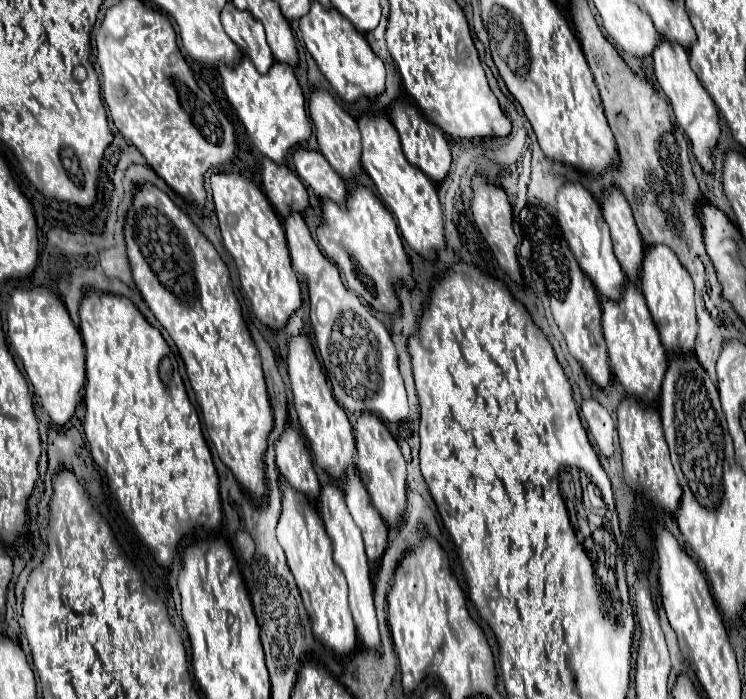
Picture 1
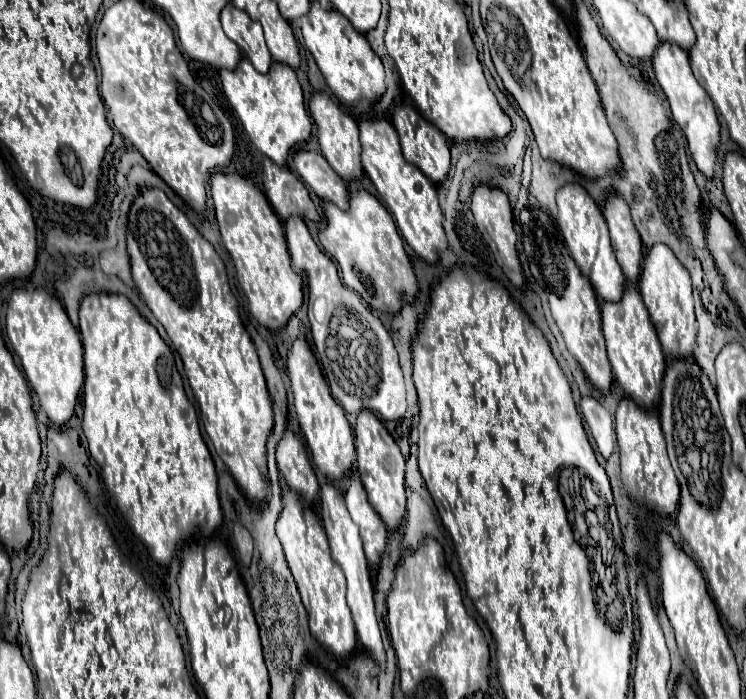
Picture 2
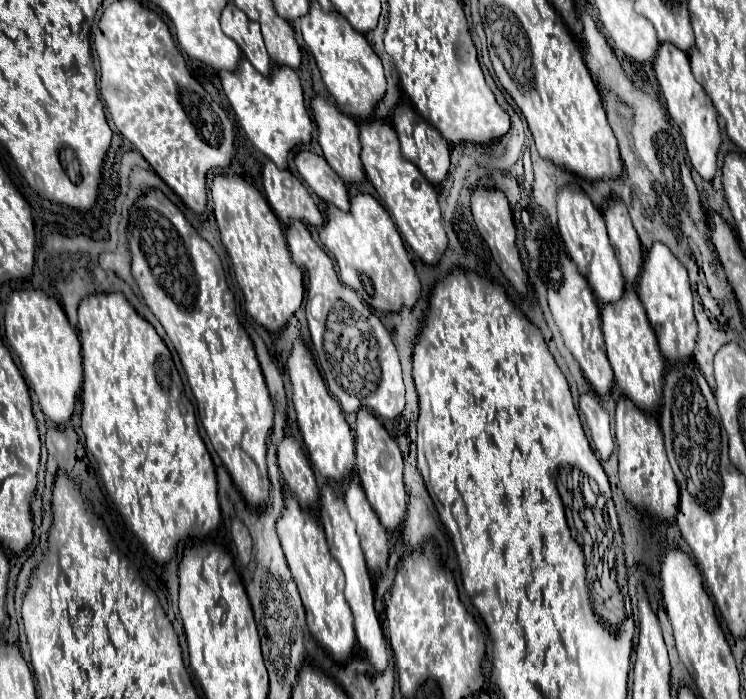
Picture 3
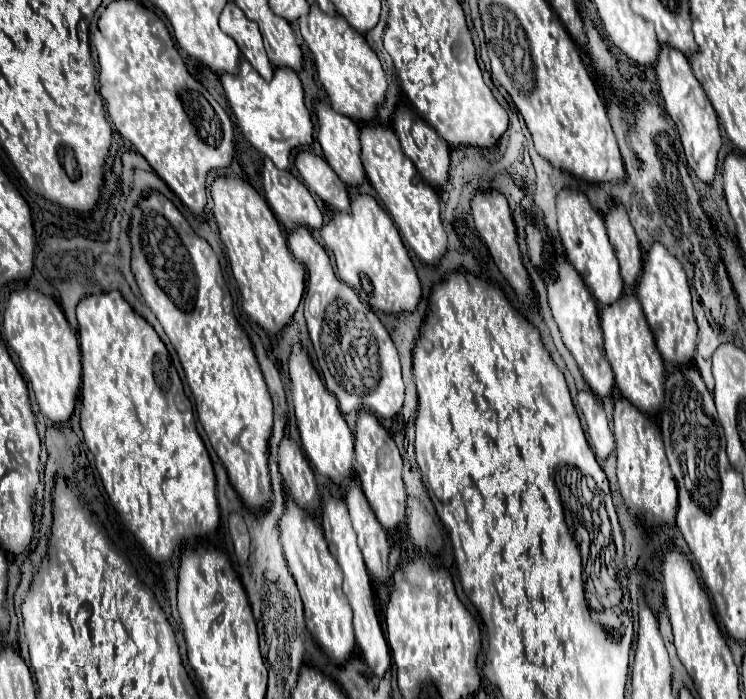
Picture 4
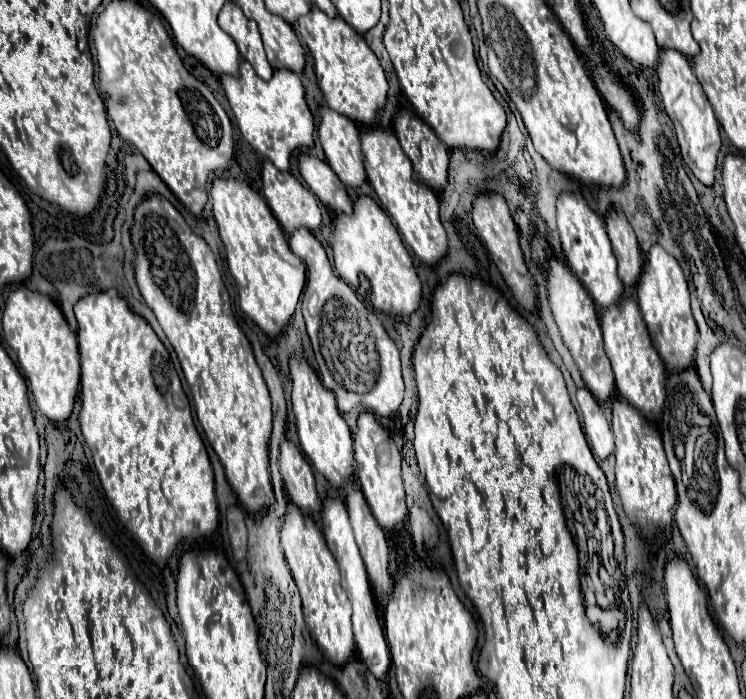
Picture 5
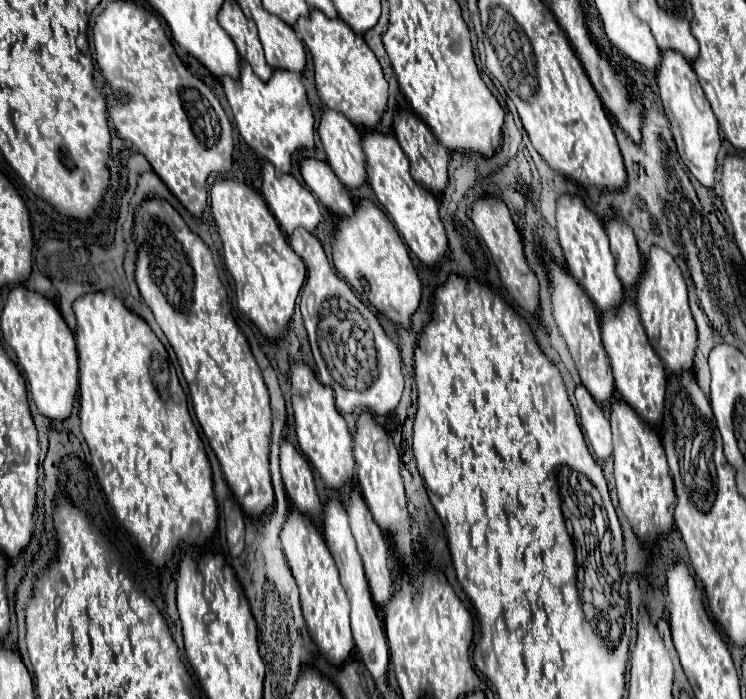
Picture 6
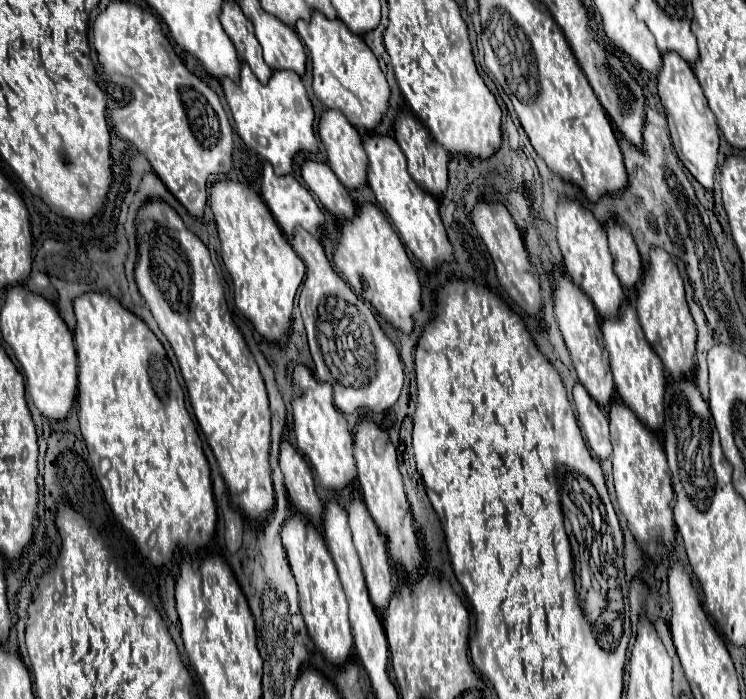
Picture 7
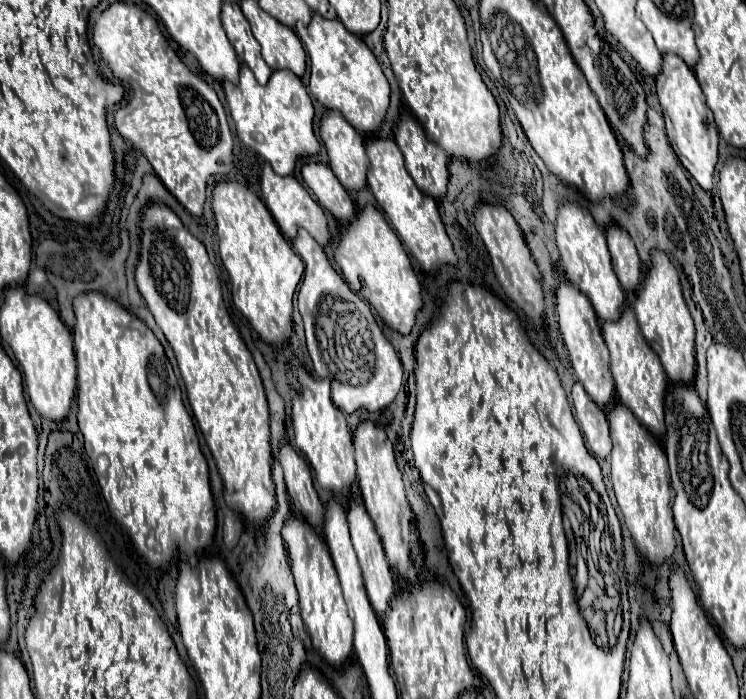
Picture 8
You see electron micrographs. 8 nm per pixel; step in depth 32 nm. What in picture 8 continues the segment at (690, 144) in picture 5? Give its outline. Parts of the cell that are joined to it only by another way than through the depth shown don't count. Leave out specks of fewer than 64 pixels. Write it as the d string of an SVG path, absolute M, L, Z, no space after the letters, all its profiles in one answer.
M664 54L662 72L656 76L656 92L676 156L704 190L712 190L714 168L718 162L718 130L694 72L684 64L684 60L680 60L680 56Z

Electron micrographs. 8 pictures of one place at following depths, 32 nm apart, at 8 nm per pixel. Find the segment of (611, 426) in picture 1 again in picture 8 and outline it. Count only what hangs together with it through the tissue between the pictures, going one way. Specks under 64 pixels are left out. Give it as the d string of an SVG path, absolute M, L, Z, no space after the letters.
M576 382L572 388L572 402L576 408L578 426L586 438L588 448L594 452L596 458L608 458L612 442L610 442L606 414L596 406L596 402L590 400L580 382Z

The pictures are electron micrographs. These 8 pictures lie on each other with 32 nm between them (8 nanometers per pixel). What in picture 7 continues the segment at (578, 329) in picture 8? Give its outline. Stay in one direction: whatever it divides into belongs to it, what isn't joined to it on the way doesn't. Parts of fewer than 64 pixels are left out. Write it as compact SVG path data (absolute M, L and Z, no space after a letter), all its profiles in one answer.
M554 272L554 314L556 314L556 322L560 326L560 332L564 336L564 342L570 350L574 368L578 372L580 384L588 390L588 394L600 404L606 406L612 398L614 392L614 380L612 380L612 370L608 364L608 354L604 350L604 346L600 344L600 320L598 320L598 312L592 304L592 300L570 280L570 276L562 274L562 272Z

